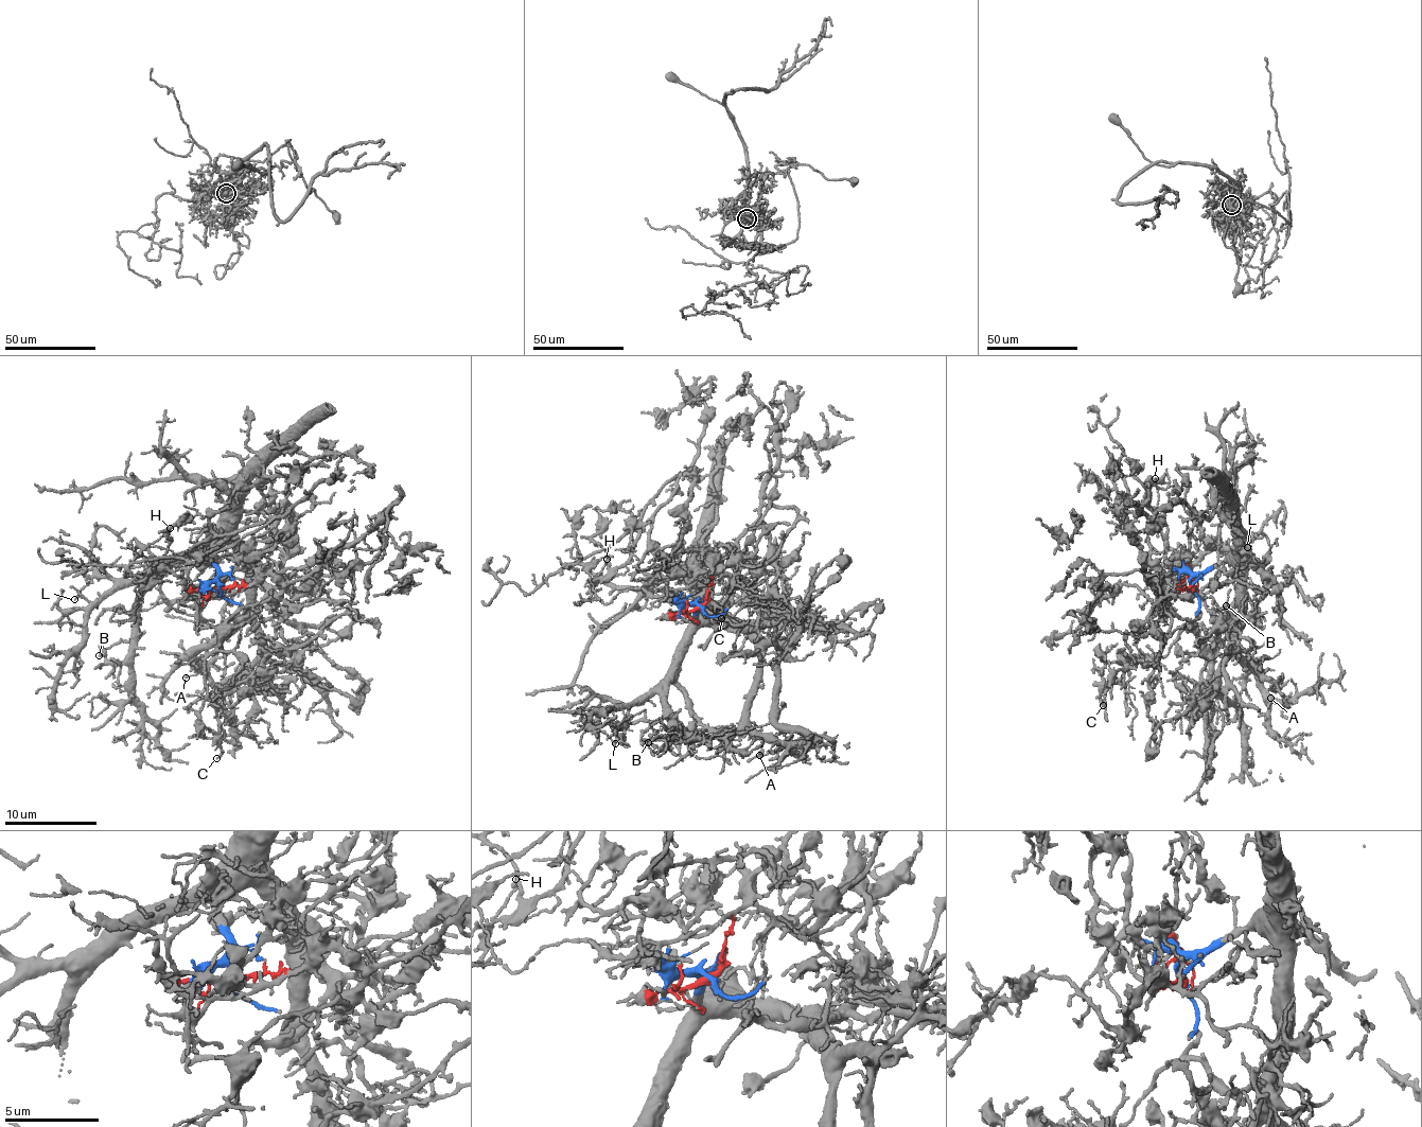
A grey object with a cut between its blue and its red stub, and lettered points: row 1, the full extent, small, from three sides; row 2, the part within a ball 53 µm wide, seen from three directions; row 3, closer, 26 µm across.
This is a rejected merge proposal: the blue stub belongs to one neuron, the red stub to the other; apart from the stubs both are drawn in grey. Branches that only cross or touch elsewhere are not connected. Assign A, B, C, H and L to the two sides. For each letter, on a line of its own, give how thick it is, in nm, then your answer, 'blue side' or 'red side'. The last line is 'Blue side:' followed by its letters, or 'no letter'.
A: calibre 120 nm; blue side
B: calibre 130 nm; blue side
C: calibre 130 nm; red side
H: calibre 120 nm; red side
L: calibre 170 nm; blue side
Blue side: A, B, L

